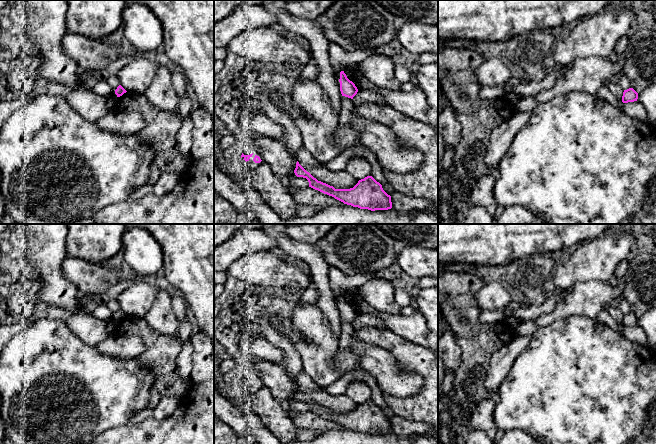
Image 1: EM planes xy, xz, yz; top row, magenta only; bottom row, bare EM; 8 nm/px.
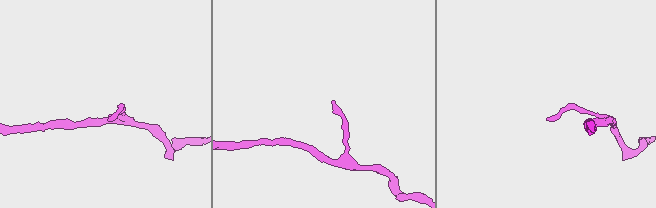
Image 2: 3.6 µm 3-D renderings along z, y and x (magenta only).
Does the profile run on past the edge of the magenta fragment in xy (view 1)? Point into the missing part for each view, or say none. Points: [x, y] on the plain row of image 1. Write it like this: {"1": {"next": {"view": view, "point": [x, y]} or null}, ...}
{"1": {"next": null}}

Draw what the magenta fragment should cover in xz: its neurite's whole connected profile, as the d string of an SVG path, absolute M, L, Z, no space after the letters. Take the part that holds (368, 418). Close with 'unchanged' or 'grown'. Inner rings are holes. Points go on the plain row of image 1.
M298 385L294 397L297 401L306 402L309 406L309 411L332 420L344 428L371 435L392 432L391 420L383 414L382 409L372 400L359 404L353 412L335 413L333 410L314 402Z; unchanged

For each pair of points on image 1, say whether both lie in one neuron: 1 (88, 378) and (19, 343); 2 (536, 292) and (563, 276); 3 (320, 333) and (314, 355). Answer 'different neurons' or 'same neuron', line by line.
1: same neuron
2: different neurons
3: same neuron

